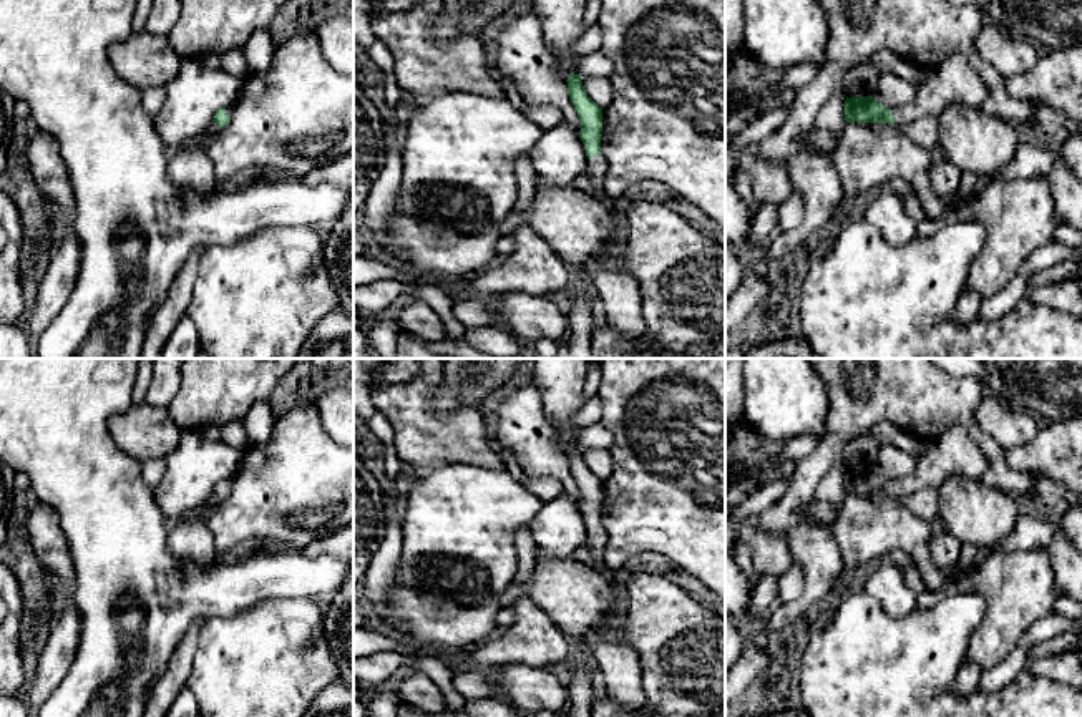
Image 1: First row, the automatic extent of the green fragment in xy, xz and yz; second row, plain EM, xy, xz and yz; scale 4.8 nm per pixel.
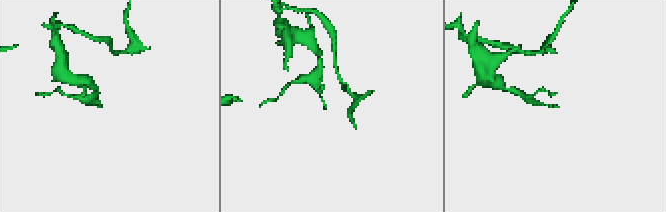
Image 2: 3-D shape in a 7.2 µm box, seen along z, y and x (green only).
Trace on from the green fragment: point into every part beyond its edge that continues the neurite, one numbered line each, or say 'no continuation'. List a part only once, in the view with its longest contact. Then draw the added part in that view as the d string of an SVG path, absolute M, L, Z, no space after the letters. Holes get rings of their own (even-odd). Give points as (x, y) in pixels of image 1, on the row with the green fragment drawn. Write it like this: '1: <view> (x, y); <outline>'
1: yz (955, 80); M963 53L948 56L938 68L926 71L926 81L916 88L911 103L891 108L894 124L939 116L951 103L981 108L987 100L987 88Z

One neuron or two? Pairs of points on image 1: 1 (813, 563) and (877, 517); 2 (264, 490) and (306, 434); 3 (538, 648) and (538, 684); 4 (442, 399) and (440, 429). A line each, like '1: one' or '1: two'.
1: two
2: one
3: two
4: two

